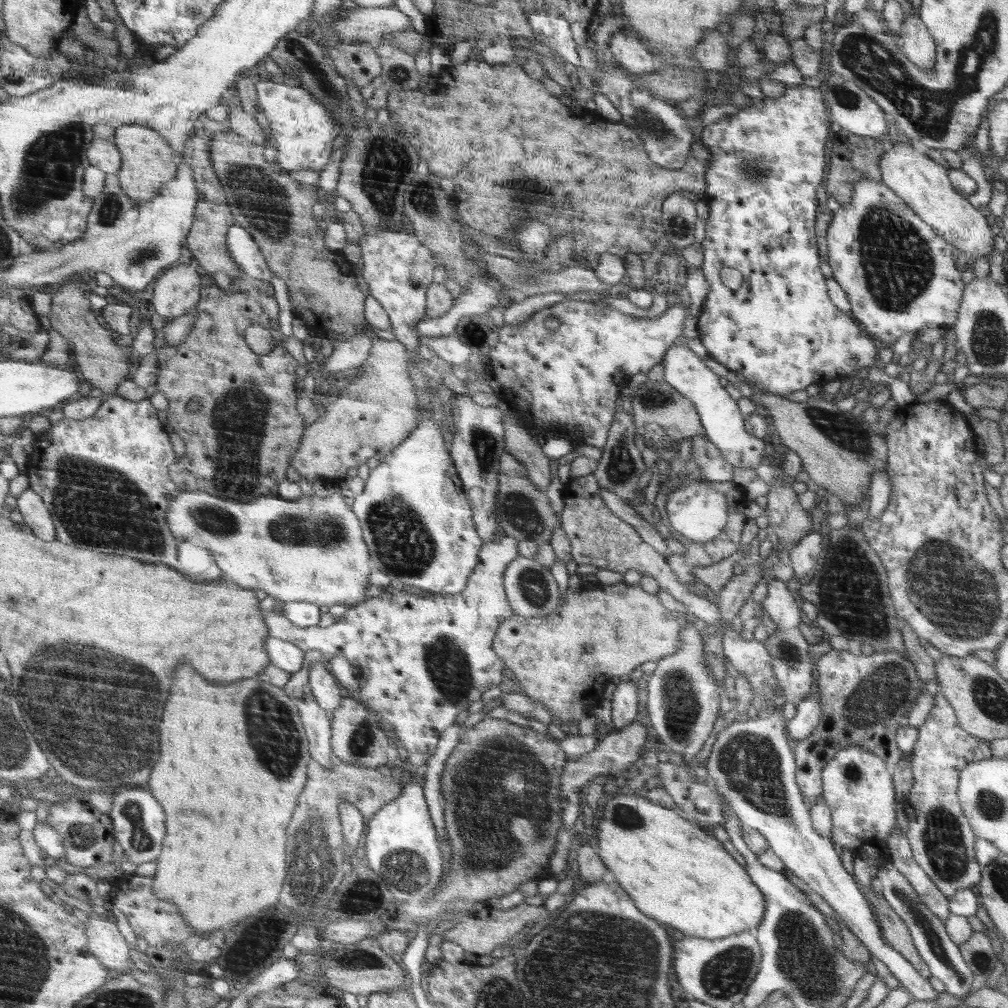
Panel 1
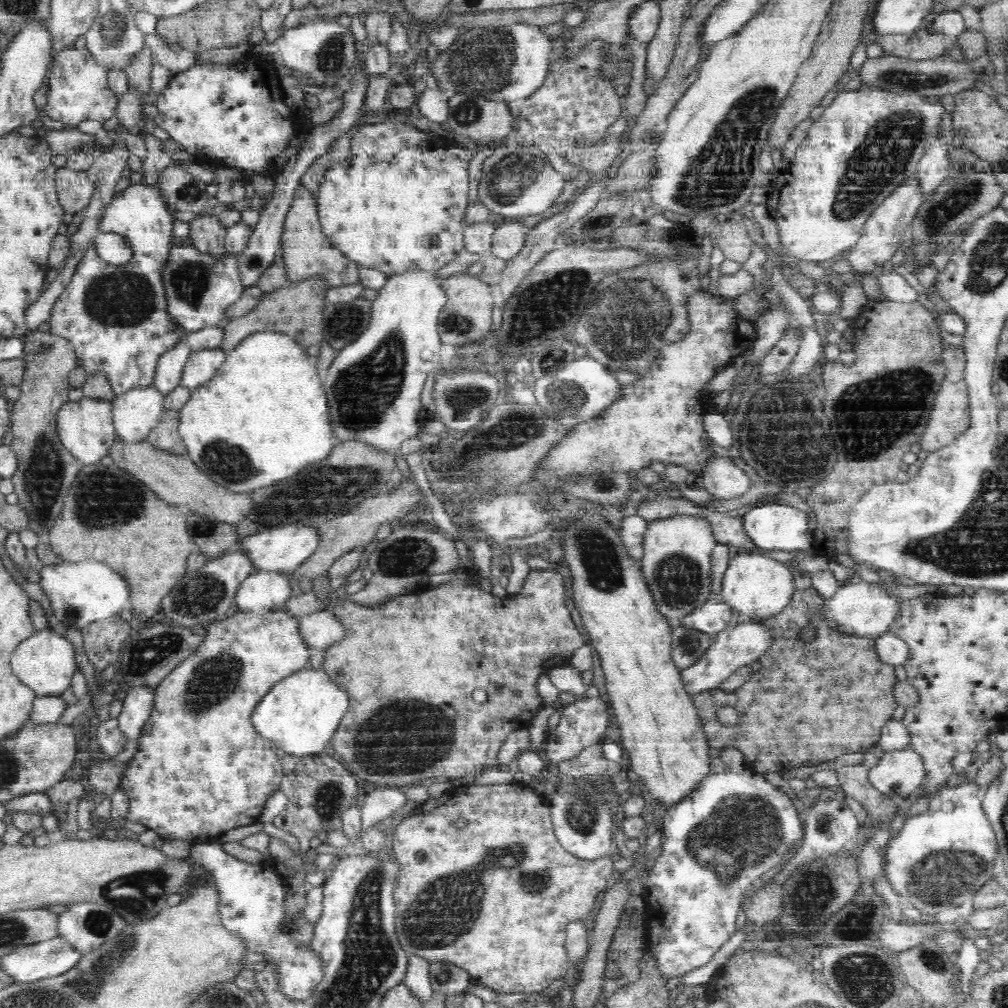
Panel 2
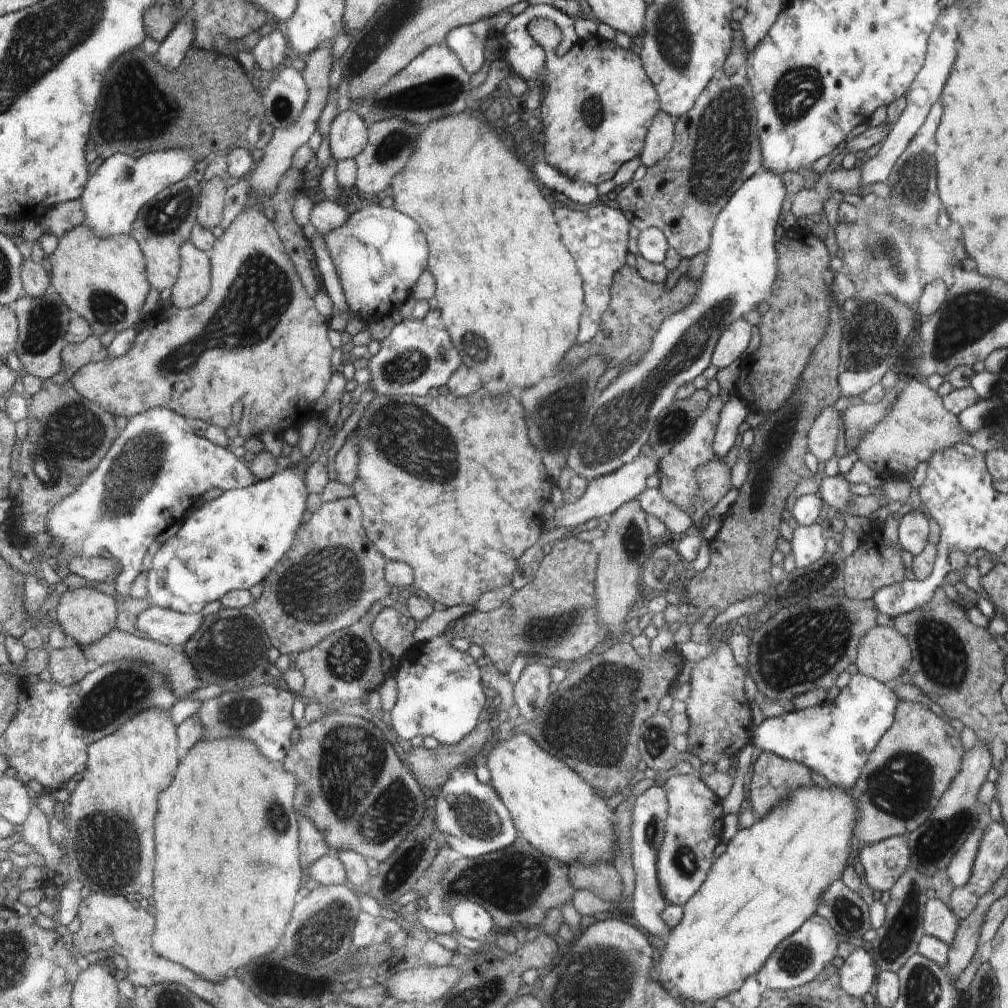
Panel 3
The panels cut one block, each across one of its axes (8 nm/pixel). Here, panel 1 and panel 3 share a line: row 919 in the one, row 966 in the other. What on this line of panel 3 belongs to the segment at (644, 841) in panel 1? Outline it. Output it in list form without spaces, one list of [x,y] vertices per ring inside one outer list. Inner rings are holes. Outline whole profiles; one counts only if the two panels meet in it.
[[[834,784],[828,788],[816,785],[812,786],[812,788],[800,786],[800,788],[790,792],[788,800],[784,798],[784,802],[780,806],[770,810],[769,814],[759,817],[758,822],[754,823],[750,828],[738,829],[727,845],[724,845],[721,849],[718,860],[714,862],[714,870],[710,870],[710,882],[706,882],[706,886],[702,886],[702,890],[697,890],[698,894],[693,894],[688,904],[683,906],[682,920],[678,926],[671,928],[670,936],[665,940],[666,946],[659,953],[658,964],[652,970],[652,978],[658,980],[658,982],[670,982],[670,986],[676,988],[676,992],[682,998],[689,1000],[690,1003],[700,1002],[702,1004],[702,1002],[710,1002],[711,1000],[717,1001],[721,998],[726,998],[732,992],[736,992],[740,986],[744,985],[746,978],[755,975],[758,970],[762,969],[762,966],[765,966],[765,962],[772,956],[774,949],[785,938],[796,933],[815,914],[818,904],[822,900],[822,894],[826,892],[828,886],[835,880],[841,880],[844,864],[846,864],[846,858],[848,858],[848,852],[850,852],[852,828],[858,824],[858,816],[860,816],[858,814],[858,802],[854,802],[854,794],[850,794],[850,790],[840,790]]]

